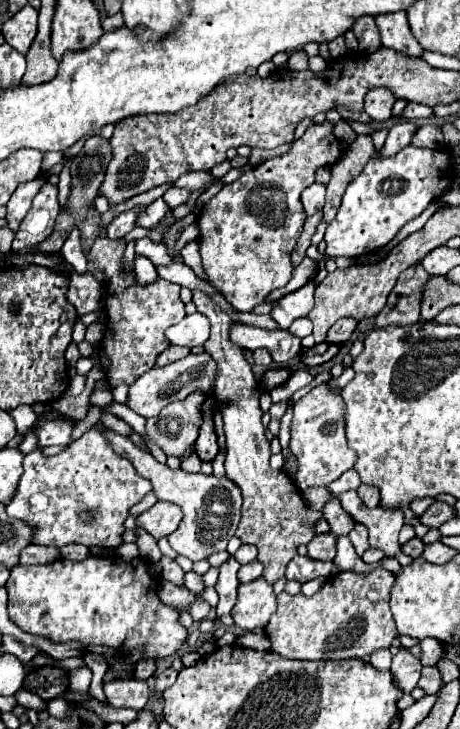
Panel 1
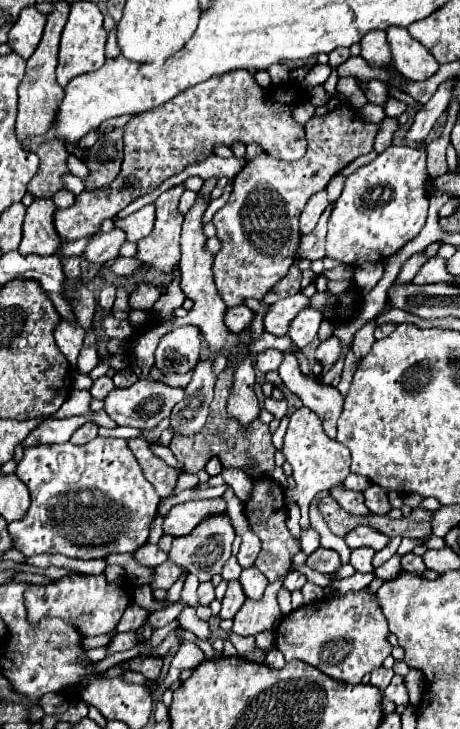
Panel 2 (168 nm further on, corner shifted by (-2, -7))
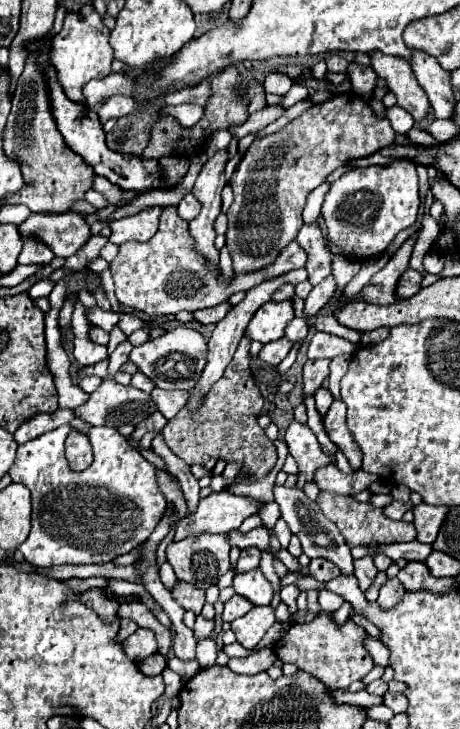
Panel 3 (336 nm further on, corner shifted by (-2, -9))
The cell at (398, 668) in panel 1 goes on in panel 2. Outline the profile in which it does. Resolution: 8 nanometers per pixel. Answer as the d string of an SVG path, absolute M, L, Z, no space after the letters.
M394 675L392 683L384 689L384 697L388 697L394 705L408 705L408 691L404 687L404 677Z

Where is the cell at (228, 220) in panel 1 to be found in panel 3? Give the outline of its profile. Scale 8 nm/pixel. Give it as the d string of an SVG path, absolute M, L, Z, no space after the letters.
M354 93L334 95L330 101L304 111L278 133L254 141L230 179L234 203L228 209L226 247L234 273L252 273L272 265L304 225L302 211L308 193L324 183L334 169L392 143L390 121L376 117L368 103Z

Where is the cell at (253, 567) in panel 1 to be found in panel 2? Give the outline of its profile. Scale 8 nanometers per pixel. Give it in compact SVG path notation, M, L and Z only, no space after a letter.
M256 567L244 569L238 581L240 581L246 597L250 597L250 599L260 599L260 597L264 595L266 585L268 585L268 579L266 579L266 577L262 575L262 571L258 571Z

